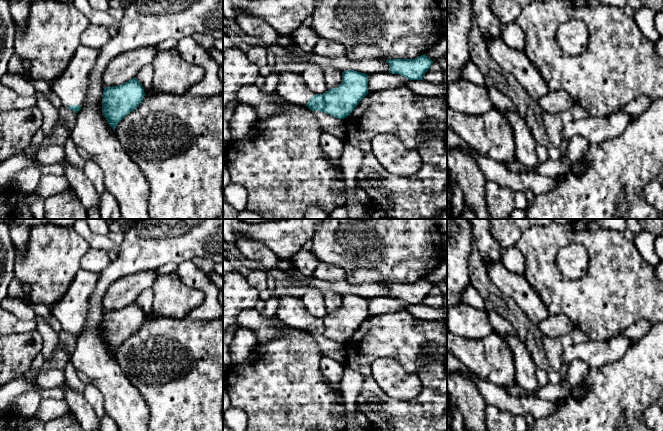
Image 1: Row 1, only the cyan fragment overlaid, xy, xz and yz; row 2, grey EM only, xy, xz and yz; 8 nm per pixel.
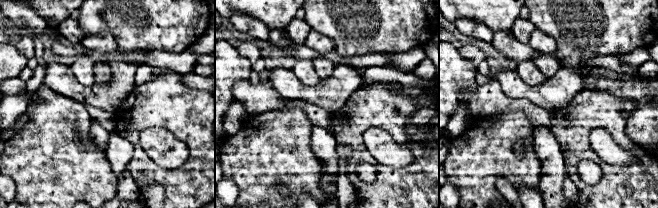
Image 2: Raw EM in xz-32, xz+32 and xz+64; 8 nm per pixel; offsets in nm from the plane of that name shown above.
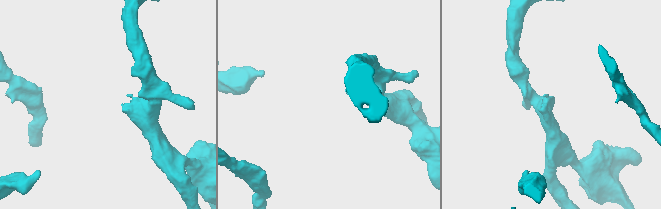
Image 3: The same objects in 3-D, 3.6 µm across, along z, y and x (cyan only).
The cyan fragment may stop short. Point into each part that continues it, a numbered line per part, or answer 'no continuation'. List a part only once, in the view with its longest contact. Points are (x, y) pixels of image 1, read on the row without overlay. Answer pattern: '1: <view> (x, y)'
1: xz (291, 311)

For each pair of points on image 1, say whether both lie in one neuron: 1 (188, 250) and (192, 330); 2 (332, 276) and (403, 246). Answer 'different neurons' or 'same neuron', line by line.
1: different neurons
2: different neurons

